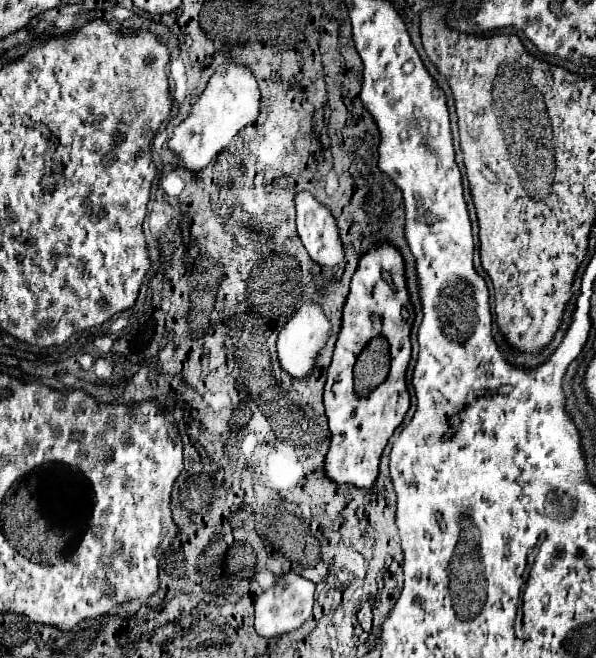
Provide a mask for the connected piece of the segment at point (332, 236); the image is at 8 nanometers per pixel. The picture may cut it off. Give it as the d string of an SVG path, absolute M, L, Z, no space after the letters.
M307 190L297 192L293 202L297 210L297 232L309 256L323 266L337 266L343 262L343 246L331 212Z

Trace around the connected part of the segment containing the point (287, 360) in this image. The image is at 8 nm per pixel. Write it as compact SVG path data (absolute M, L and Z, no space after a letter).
M305 302L289 320L287 324L283 326L281 334L279 334L279 340L277 340L277 354L279 354L279 362L281 362L281 368L285 372L289 372L293 378L305 378L309 374L309 370L313 368L315 364L315 358L317 358L317 352L325 346L327 342L327 336L329 336L329 330L331 330L331 324L329 320L325 318L323 310L311 302Z

